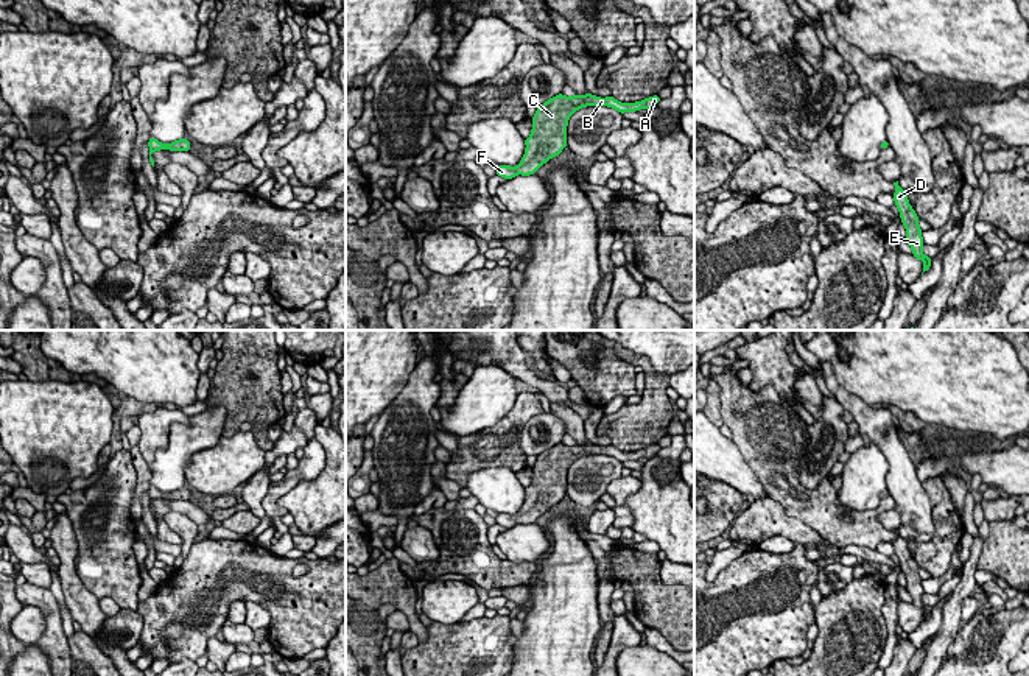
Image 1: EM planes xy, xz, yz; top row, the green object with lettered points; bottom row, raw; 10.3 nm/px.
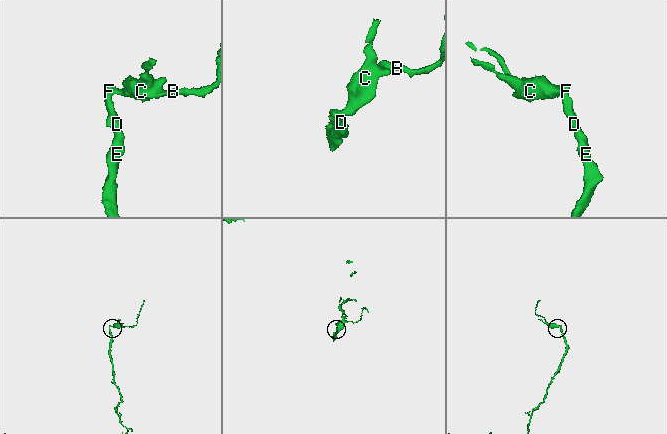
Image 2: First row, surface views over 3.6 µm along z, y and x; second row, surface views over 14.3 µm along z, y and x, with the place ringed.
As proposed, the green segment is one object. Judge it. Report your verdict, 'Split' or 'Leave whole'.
Leave whole

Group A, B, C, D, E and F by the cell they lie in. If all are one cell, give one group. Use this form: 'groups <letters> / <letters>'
groups A B C D E F

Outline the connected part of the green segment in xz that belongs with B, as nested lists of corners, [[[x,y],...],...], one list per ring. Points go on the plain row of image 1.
[[[557,442],[537,456],[536,464],[531,467],[532,480],[525,488],[526,498],[522,511],[517,516],[498,514],[497,525],[512,528],[517,523],[534,523],[545,511],[560,503],[567,495],[567,474],[568,467],[581,456],[585,455],[609,455],[624,461],[637,461],[638,458],[652,458],[662,447],[658,444],[649,445],[637,452],[620,452],[613,445],[599,447],[592,442],[565,445]]]

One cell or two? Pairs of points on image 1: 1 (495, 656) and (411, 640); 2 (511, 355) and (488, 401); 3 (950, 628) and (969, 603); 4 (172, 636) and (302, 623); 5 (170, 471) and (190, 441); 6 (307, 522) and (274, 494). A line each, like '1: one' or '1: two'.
1: two
2: two
3: two
4: one
5: one
6: two

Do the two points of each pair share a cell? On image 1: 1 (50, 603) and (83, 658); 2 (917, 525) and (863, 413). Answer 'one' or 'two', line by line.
1: two
2: one

